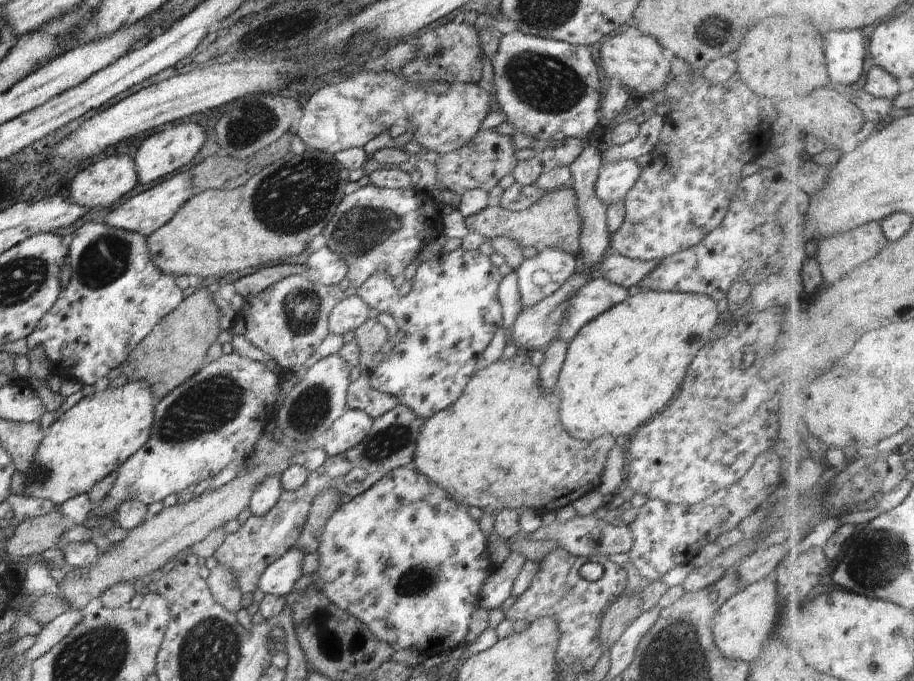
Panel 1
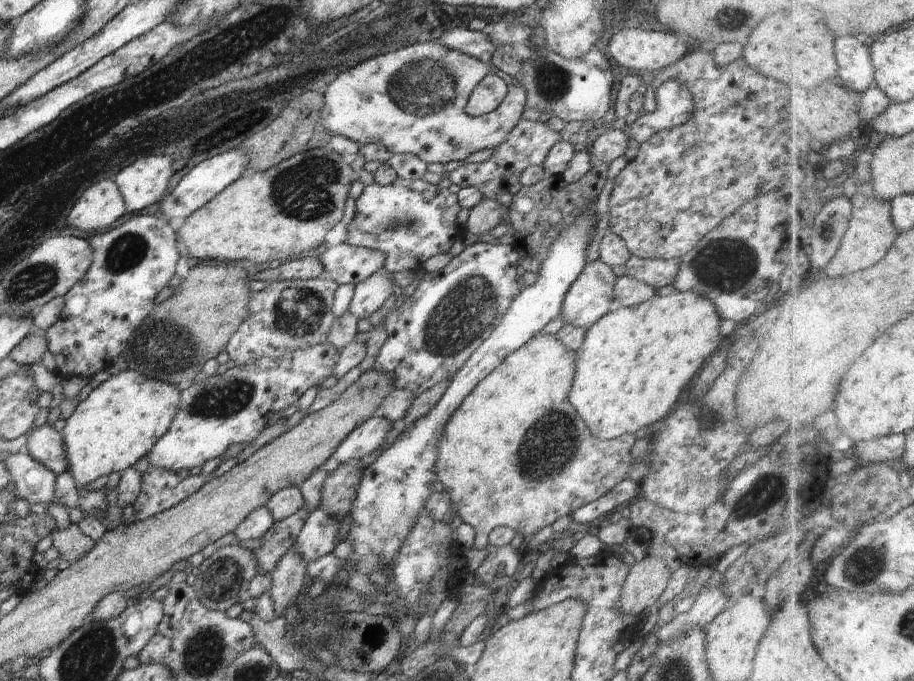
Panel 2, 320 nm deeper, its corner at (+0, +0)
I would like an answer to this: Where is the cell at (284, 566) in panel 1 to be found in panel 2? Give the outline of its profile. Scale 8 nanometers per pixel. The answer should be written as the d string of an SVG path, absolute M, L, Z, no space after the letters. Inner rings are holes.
M318 508L309 514L296 539L296 550L306 562L318 560L332 553L339 544L340 522L324 509Z

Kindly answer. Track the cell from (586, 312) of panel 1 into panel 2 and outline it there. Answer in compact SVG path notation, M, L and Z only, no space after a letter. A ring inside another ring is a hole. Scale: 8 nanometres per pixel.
M625 274L616 279L613 290L613 309L620 307L635 307L654 295L655 288L645 282Z

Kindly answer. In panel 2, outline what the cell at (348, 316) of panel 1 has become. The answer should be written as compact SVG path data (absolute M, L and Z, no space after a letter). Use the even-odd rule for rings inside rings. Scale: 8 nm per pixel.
M386 270L374 273L355 285L349 311L357 319L369 318L392 296L395 285L391 273Z

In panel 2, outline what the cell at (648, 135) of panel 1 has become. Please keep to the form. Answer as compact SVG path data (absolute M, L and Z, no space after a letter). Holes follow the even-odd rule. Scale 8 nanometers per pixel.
M676 79L665 80L658 88L655 94L657 107L652 112L646 112L643 116L638 117L630 125L630 137L637 140L640 144L646 142L657 132L673 129L688 122L694 110L692 97L688 88L683 82Z

